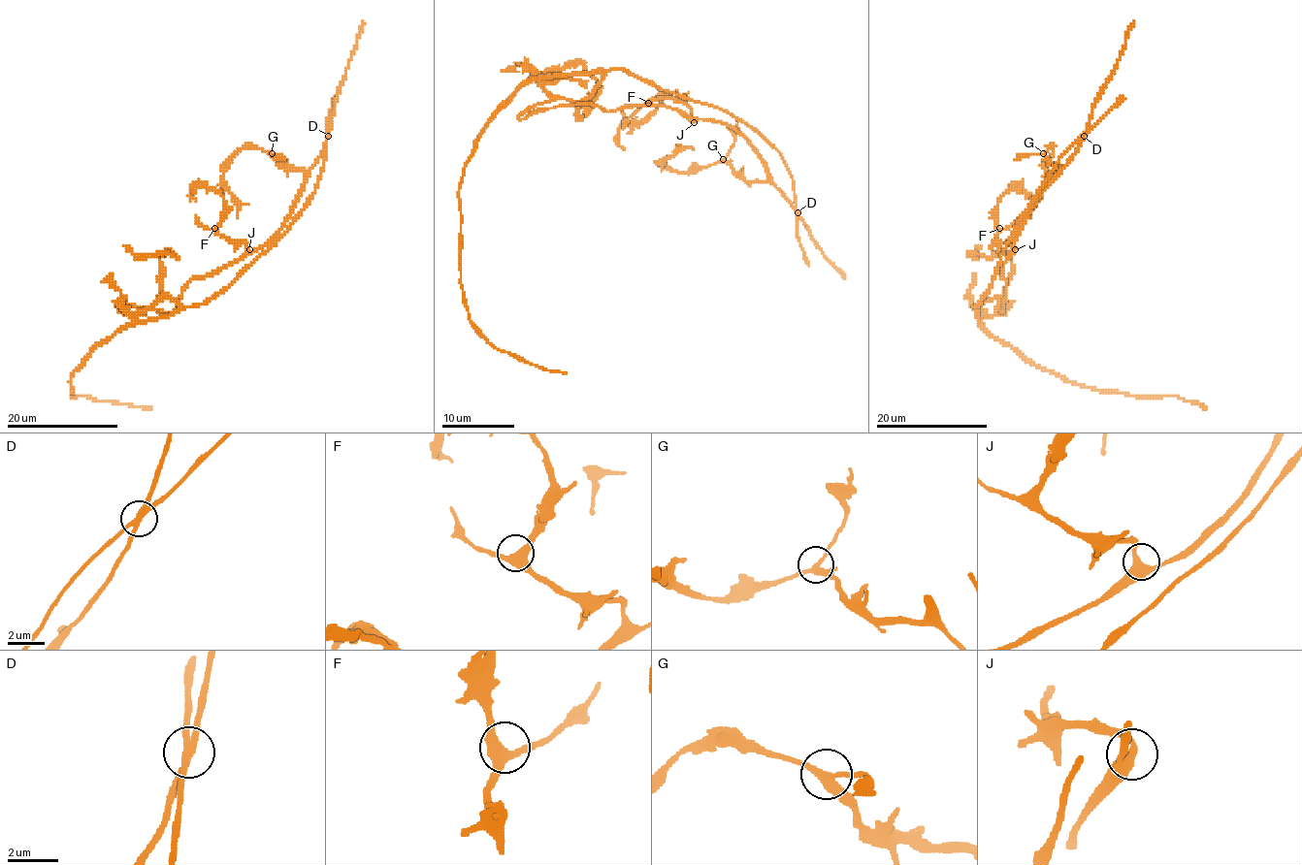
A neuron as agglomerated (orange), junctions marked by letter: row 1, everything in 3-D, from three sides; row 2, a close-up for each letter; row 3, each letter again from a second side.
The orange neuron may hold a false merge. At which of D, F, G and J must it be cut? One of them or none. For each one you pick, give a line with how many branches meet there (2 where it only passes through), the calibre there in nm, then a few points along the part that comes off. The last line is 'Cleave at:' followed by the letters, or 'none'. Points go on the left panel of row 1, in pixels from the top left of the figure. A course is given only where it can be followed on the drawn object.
D: 4 branches meet; 280 nm thick; foreign part runs (328, 135), (284, 226), (265, 245), (208, 275), (195, 276), (173, 311), (115, 304), (128, 314), (146, 313)
Cleave at: D

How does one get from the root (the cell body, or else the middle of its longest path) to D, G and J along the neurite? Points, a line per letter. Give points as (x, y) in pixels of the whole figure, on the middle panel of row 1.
D: (658, 88), (712, 104), (752, 128), (783, 157), (793, 178), (797, 211)
G: (658, 88), (712, 104), (752, 128), (783, 157), (793, 178), (796, 207), (770, 182), (745, 180), (723, 159)
J: (658, 88), (612, 70), (586, 97), (537, 103), (519, 117), (573, 104), (604, 112), (668, 106), (694, 122)

